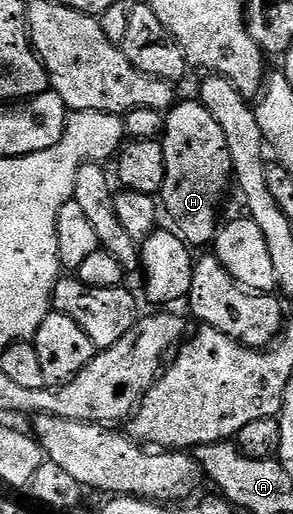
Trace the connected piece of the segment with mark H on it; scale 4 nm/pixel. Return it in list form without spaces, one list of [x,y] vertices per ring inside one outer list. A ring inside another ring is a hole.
[[[198,100],[177,101],[164,119],[162,135],[166,176],[158,195],[163,213],[173,222],[175,233],[179,234],[189,247],[211,247],[220,231],[220,205],[233,185],[230,148],[226,145],[226,132],[206,112]],[[164,201],[164,202],[163,202]]]

